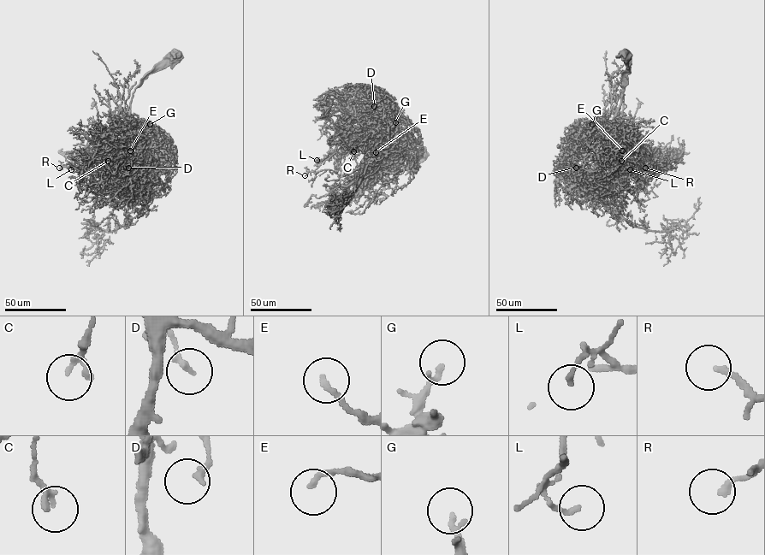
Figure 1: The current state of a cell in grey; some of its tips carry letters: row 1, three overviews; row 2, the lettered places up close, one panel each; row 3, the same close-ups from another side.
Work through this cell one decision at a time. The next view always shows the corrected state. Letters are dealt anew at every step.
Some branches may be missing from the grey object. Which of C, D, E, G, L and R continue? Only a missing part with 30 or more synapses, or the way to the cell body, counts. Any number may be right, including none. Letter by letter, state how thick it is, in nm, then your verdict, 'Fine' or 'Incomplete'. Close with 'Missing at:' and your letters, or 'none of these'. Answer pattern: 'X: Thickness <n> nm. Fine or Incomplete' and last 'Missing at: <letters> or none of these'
C: Thickness 130 nm. Fine
D: Thickness 200 nm. Fine
E: Thickness 180 nm. Fine
G: Thickness 190 nm. Fine
L: Thickness 140 nm. Fine
R: Thickness 190 nm. Fine
Missing at: none of these

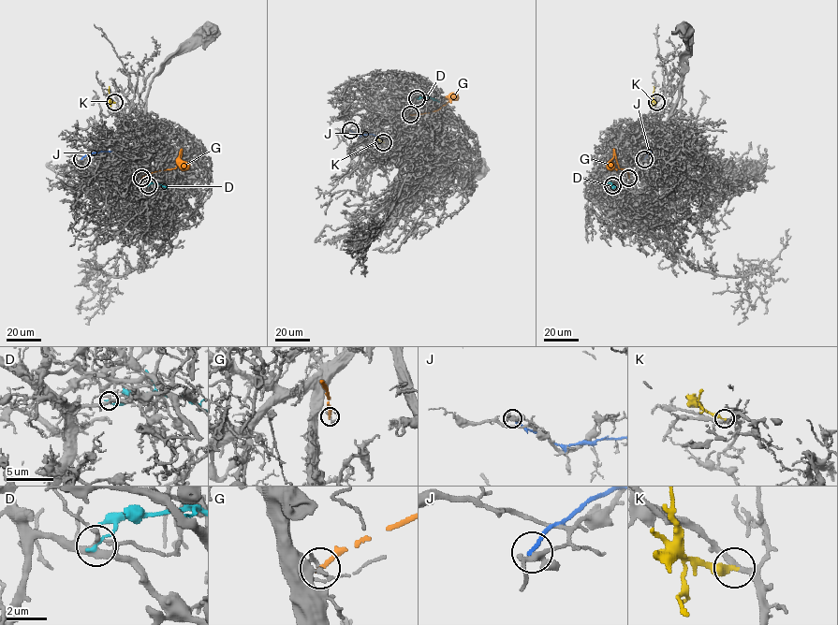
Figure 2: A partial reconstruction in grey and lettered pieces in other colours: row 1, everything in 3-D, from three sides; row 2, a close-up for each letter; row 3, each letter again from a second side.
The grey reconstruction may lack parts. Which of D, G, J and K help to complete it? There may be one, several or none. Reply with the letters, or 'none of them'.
K

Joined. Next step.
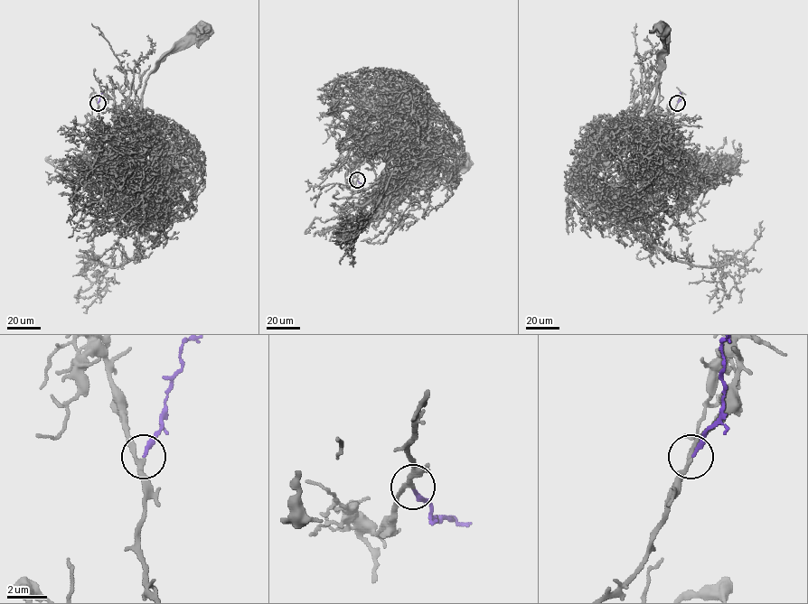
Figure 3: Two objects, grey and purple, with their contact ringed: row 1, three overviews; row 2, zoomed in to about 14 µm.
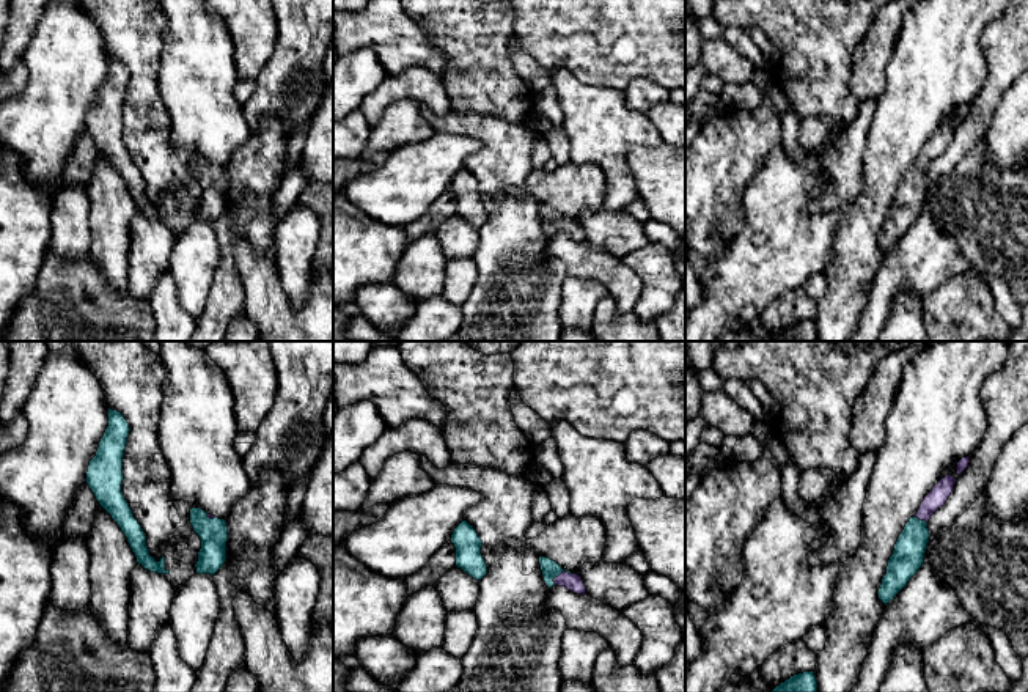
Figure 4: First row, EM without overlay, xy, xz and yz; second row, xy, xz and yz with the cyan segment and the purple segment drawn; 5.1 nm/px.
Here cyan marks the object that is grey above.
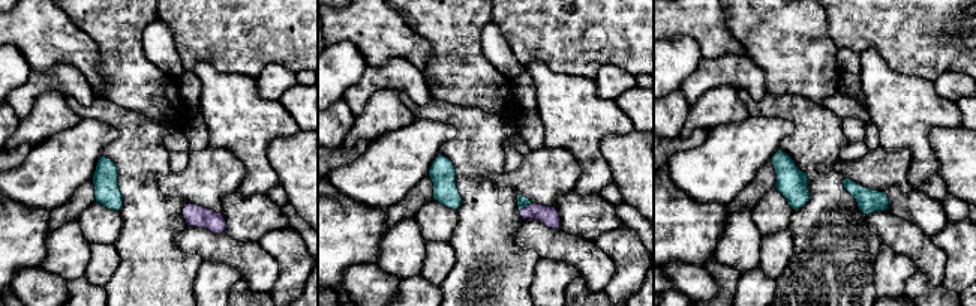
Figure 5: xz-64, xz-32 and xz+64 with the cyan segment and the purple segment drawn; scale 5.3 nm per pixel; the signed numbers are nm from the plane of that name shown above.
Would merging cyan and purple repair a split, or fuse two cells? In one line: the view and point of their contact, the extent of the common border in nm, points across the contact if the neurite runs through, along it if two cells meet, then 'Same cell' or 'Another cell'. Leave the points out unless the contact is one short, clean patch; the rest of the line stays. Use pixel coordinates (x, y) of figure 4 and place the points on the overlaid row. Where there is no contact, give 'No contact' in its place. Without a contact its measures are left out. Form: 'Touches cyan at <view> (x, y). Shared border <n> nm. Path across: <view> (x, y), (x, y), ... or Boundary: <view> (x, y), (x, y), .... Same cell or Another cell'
Touches cyan at xz (561, 571). Shared border 120 nm. Path across: xz (550, 570), (561, 571), (572, 582). Same cell

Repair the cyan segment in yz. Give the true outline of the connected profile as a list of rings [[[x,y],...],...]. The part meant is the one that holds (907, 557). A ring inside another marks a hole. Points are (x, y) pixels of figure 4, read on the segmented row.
[[[946,475],[924,497],[918,513],[909,519],[899,535],[893,555],[888,560],[887,574],[877,591],[879,599],[887,606],[907,585],[924,563],[924,554],[929,543],[927,521],[945,505],[951,495],[956,478]]]

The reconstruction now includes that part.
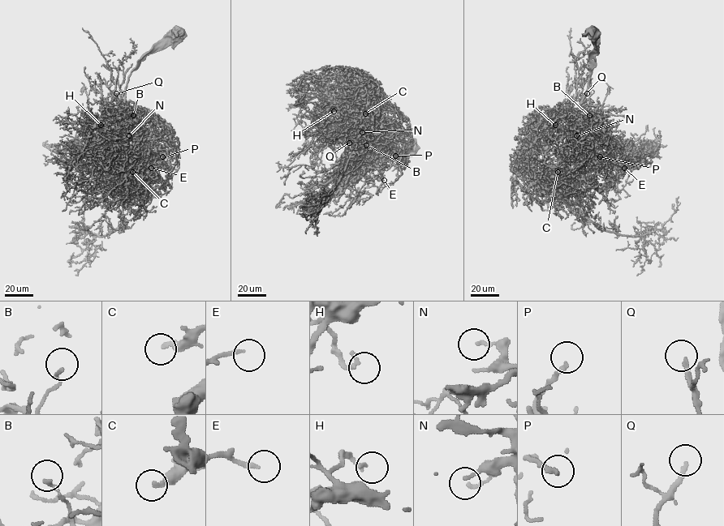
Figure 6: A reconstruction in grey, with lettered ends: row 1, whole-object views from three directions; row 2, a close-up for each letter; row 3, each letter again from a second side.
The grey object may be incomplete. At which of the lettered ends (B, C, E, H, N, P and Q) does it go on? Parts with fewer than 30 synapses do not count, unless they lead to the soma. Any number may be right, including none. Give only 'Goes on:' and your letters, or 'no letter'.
Goes on: P, Q

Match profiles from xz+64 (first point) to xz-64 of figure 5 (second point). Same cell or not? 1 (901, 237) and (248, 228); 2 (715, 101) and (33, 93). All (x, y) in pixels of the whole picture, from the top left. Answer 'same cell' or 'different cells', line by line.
1: different cells
2: different cells

